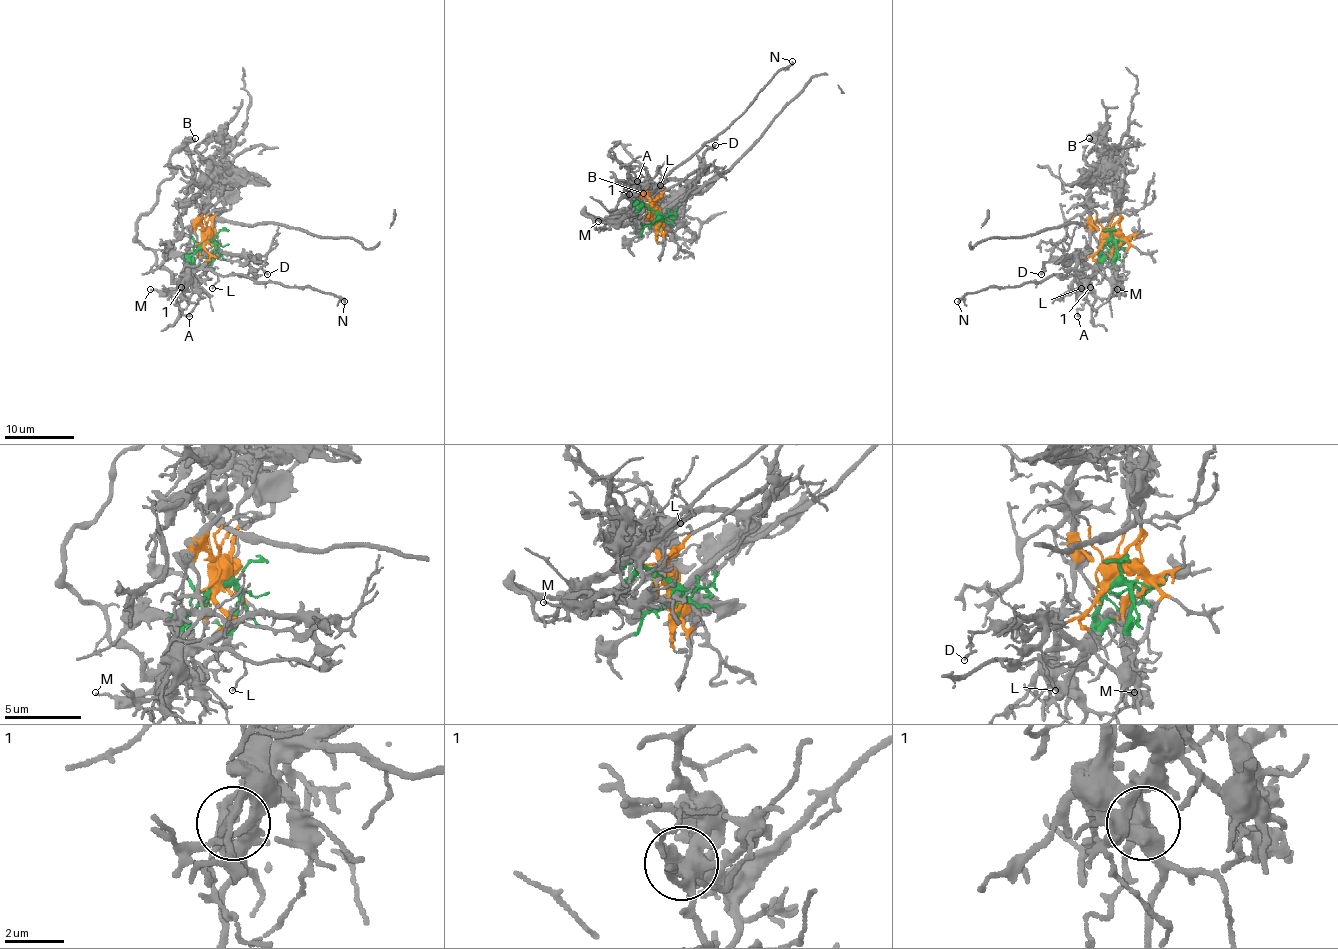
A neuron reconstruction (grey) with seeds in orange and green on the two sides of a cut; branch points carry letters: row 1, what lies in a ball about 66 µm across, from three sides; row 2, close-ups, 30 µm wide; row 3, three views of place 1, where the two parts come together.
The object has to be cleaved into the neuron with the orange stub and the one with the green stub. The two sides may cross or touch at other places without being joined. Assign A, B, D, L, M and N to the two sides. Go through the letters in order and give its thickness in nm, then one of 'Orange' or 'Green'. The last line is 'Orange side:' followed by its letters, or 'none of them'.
A: Thickness 140 nm. Green
B: Thickness 170 nm. Green
D: Thickness 120 nm. Green
L: Thickness 80 nm. Green
M: Thickness 140 nm. Green
N: Thickness 240 nm. Green
Orange side: none of them

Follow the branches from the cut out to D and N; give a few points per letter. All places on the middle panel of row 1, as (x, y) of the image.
D: (655, 213), (643, 205), (640, 207), (643, 201), (666, 182), (693, 181), (705, 168), (705, 151), (716, 144)
N: (655, 213), (643, 205), (640, 207), (647, 196), (669, 174), (728, 127), (759, 90), (792, 61)

